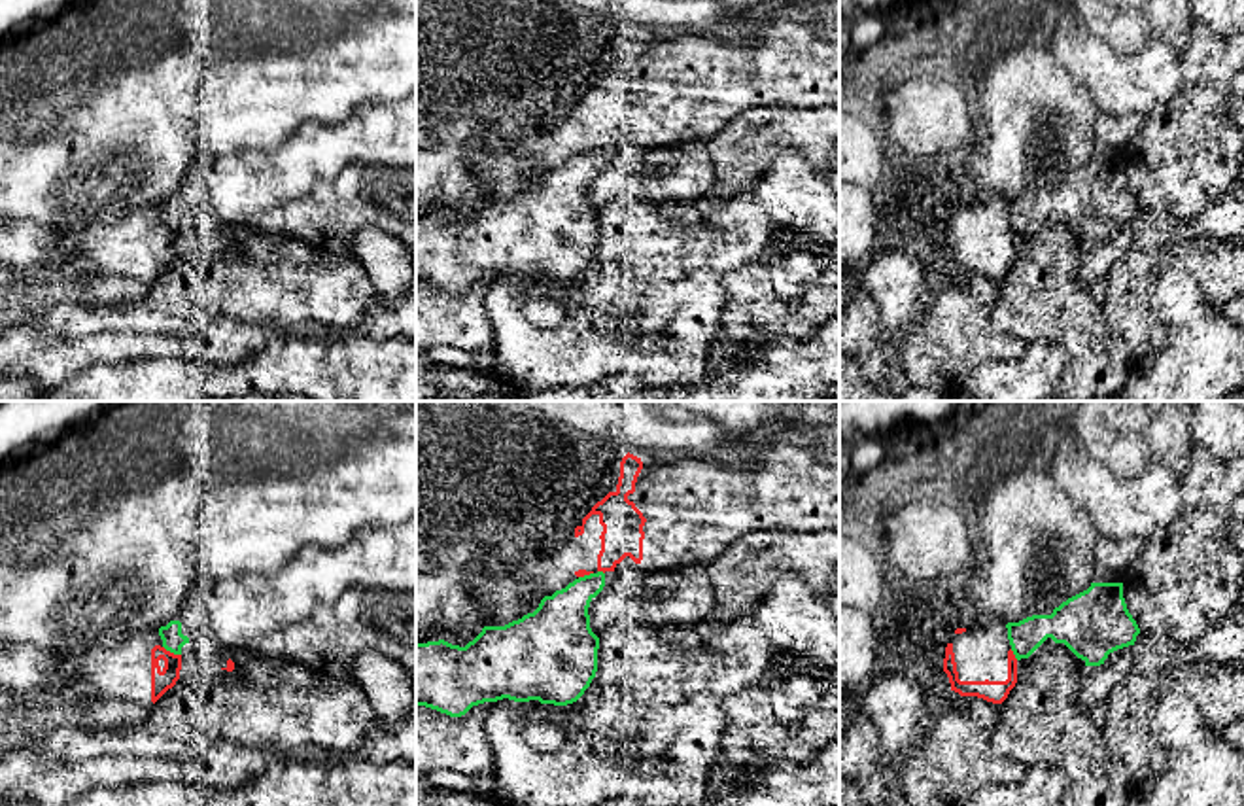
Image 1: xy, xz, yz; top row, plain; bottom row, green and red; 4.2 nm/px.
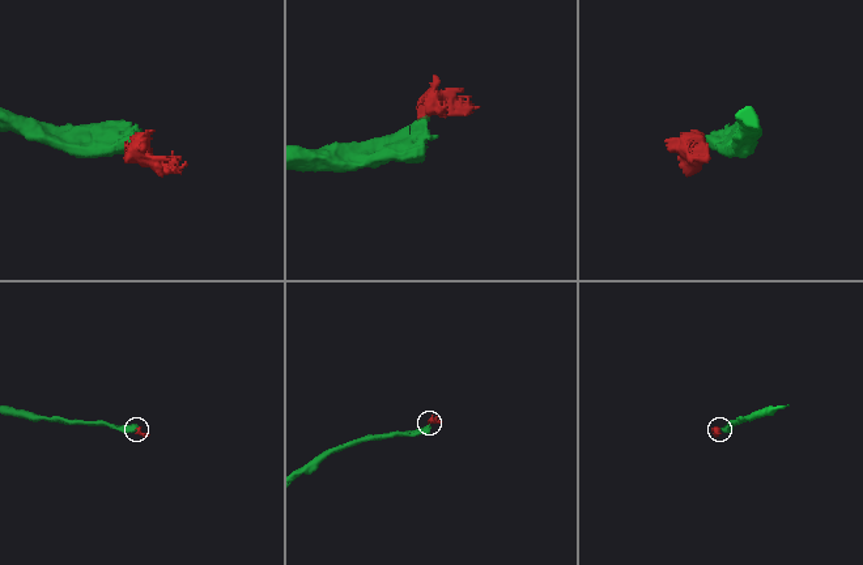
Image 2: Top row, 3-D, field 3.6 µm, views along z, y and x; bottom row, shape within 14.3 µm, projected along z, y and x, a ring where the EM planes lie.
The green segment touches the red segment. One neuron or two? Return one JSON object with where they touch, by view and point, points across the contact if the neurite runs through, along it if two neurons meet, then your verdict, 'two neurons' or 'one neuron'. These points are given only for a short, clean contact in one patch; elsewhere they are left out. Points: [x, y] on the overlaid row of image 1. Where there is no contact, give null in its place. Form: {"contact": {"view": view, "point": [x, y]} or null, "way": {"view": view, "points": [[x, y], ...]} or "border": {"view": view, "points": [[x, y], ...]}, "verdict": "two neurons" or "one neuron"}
{"contact": {"view": "xy", "point": [172, 651]}, "verdict": "two neurons"}

